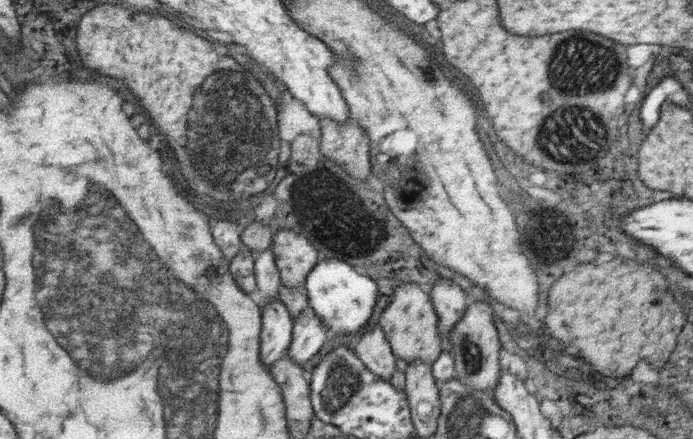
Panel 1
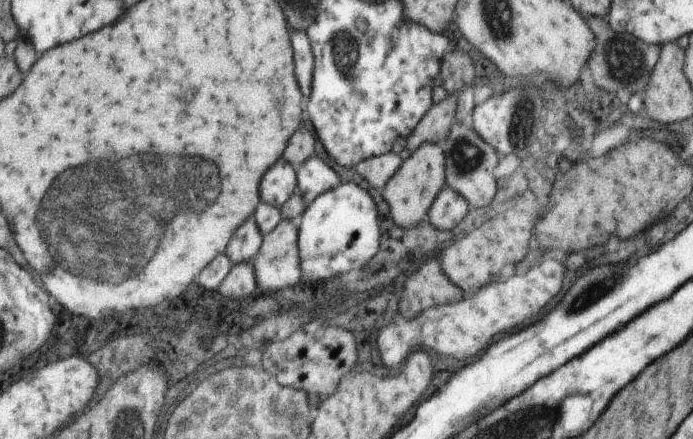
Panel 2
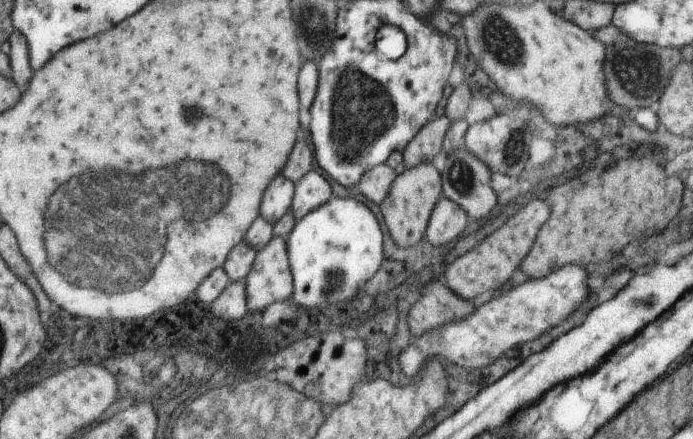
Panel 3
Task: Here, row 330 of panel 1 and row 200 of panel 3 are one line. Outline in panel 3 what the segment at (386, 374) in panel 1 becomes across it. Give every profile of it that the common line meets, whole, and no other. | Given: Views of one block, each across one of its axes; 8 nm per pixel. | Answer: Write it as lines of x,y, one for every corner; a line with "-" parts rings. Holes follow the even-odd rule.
386,163
375,166
365,172
357,182
360,192
370,202
379,204
388,196
392,181
397,177
398,172
390,168

